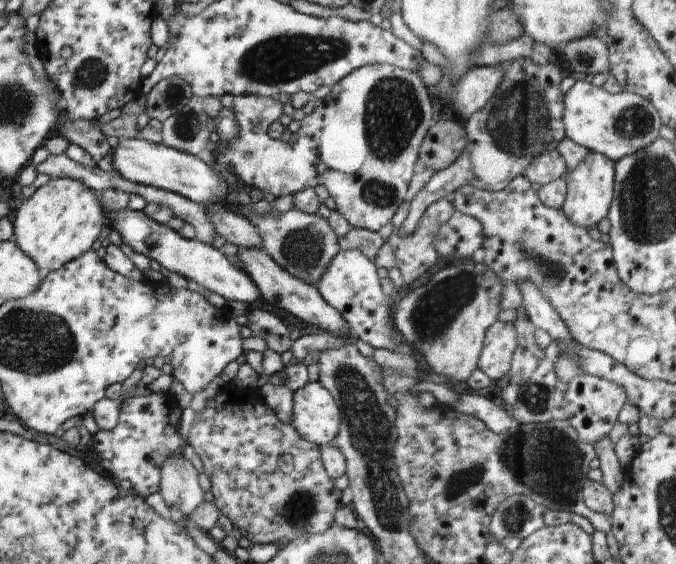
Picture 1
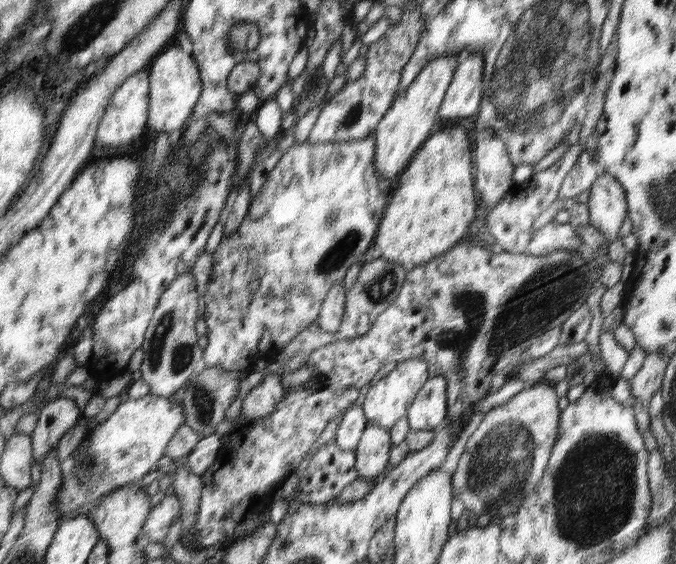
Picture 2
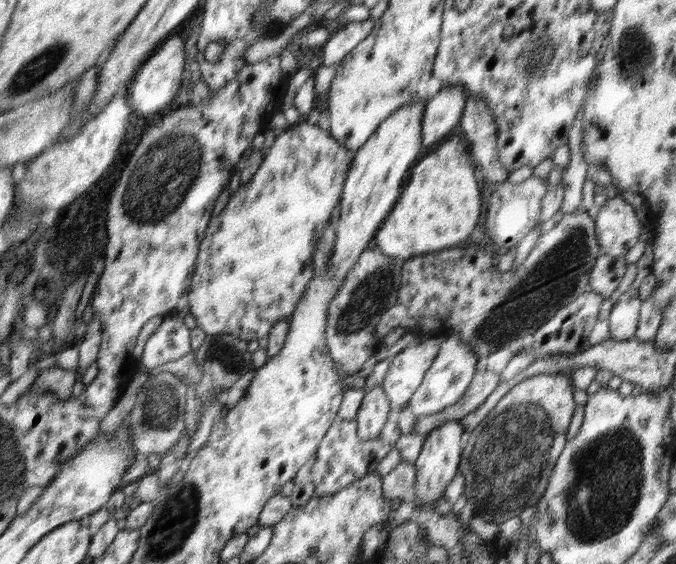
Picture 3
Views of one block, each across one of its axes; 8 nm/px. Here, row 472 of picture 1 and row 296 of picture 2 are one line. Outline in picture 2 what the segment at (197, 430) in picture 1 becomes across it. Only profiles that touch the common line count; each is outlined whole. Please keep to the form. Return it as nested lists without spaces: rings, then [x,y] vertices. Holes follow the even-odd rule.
[[[370,136],[365,139],[348,142],[321,142],[310,144],[309,142],[298,145],[295,143],[282,155],[274,169],[268,176],[256,197],[250,204],[247,214],[237,228],[237,231],[228,238],[222,238],[212,256],[213,267],[210,275],[208,291],[204,295],[206,309],[203,319],[207,326],[208,344],[203,351],[201,364],[205,366],[218,366],[224,370],[240,371],[244,366],[252,364],[270,350],[280,352],[289,342],[292,342],[298,334],[317,320],[322,303],[329,295],[329,289],[337,282],[344,280],[348,268],[355,262],[359,262],[366,251],[373,244],[380,220],[385,214],[385,208],[390,199],[391,182],[377,175],[375,165],[375,138]]]

